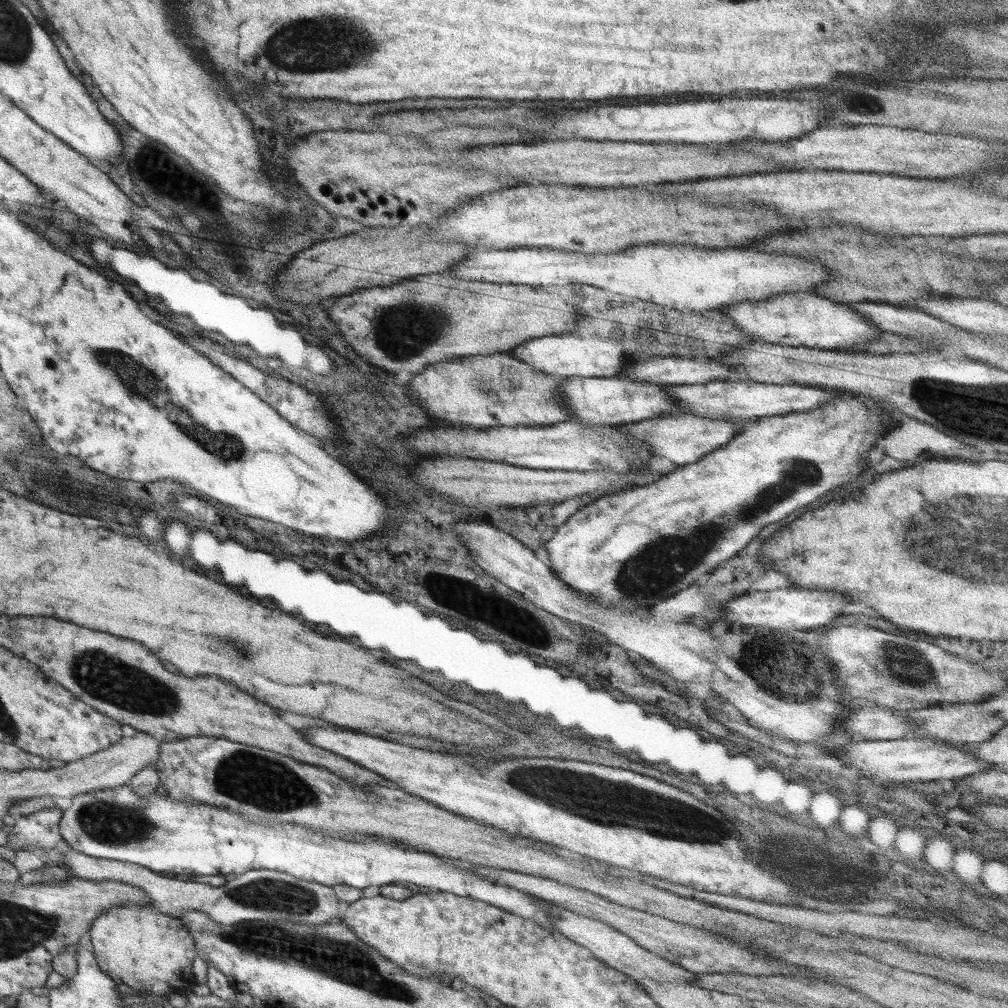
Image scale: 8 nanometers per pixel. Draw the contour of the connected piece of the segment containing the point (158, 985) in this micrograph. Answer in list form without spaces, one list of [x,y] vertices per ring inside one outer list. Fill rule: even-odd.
[[[155,904],[108,908],[91,925],[90,934],[100,968],[118,984],[168,996],[178,991],[188,993],[196,983],[192,962],[198,951],[193,937],[180,920],[161,912]]]

